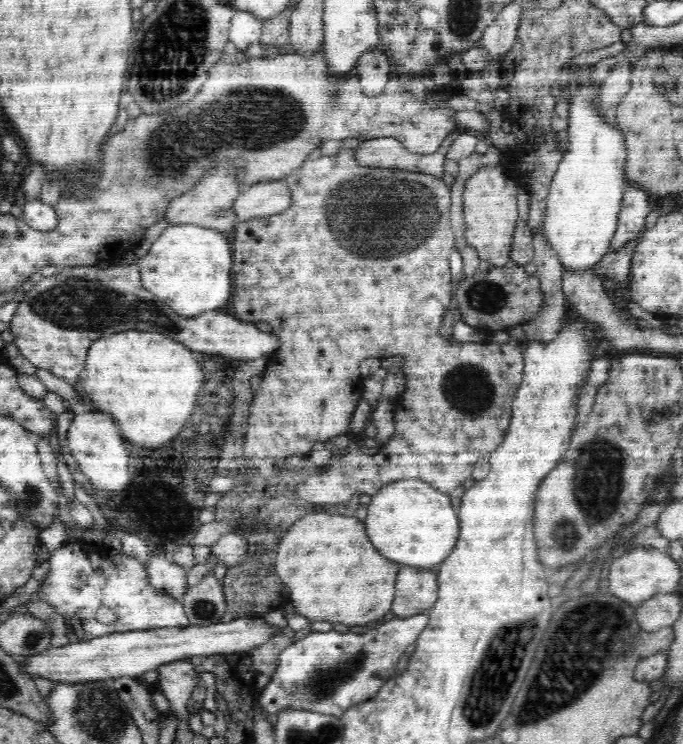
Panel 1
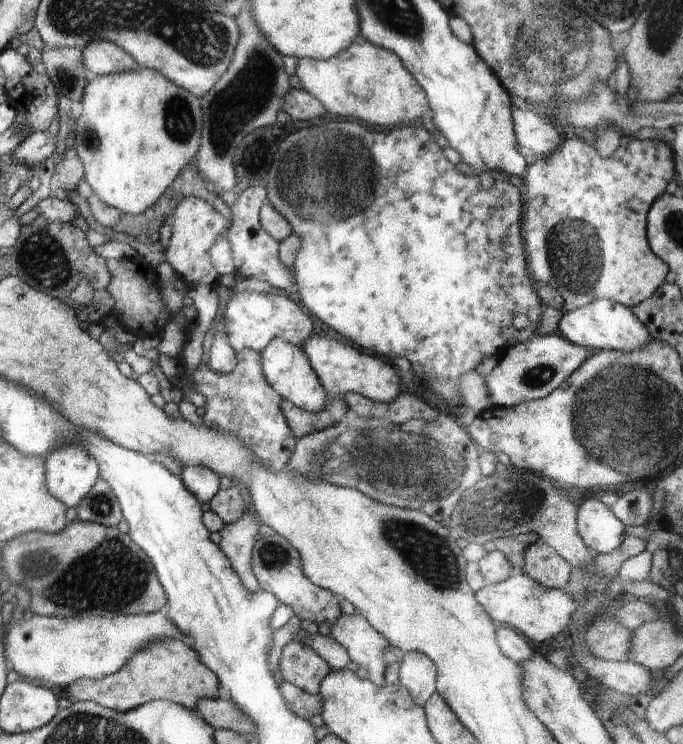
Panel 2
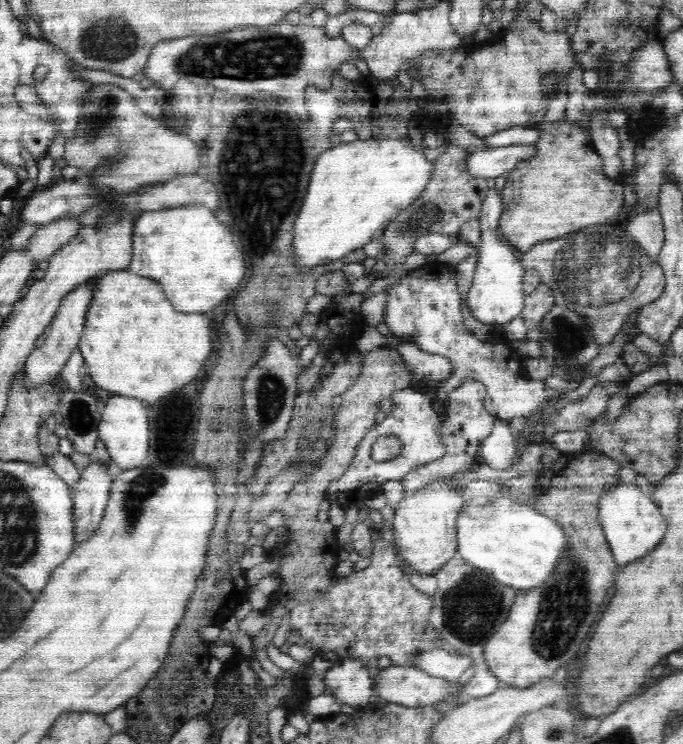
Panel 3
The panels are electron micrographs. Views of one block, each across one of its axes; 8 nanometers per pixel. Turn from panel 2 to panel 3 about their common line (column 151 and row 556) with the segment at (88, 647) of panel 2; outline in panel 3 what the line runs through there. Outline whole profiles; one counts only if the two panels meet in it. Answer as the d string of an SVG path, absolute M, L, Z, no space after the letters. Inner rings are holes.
M620 483L617 487L612 488L612 490L602 492L601 494L599 501L599 522L602 528L604 528L603 534L608 544L610 544L613 558L618 565L628 564L628 562L632 562L632 560L636 560L636 558L646 556L646 554L649 554L660 544L666 535L666 522L664 522L660 510L653 501L655 486L651 484L648 487L649 493L644 494L638 484Z

